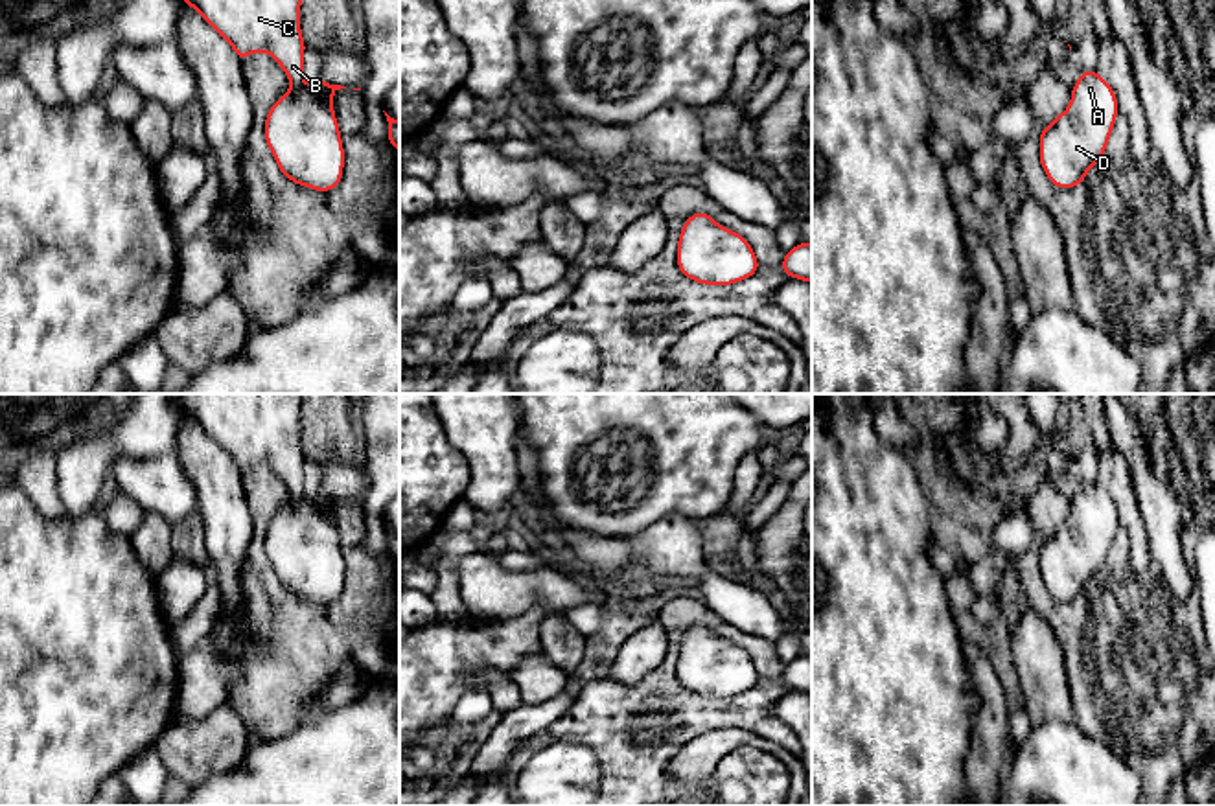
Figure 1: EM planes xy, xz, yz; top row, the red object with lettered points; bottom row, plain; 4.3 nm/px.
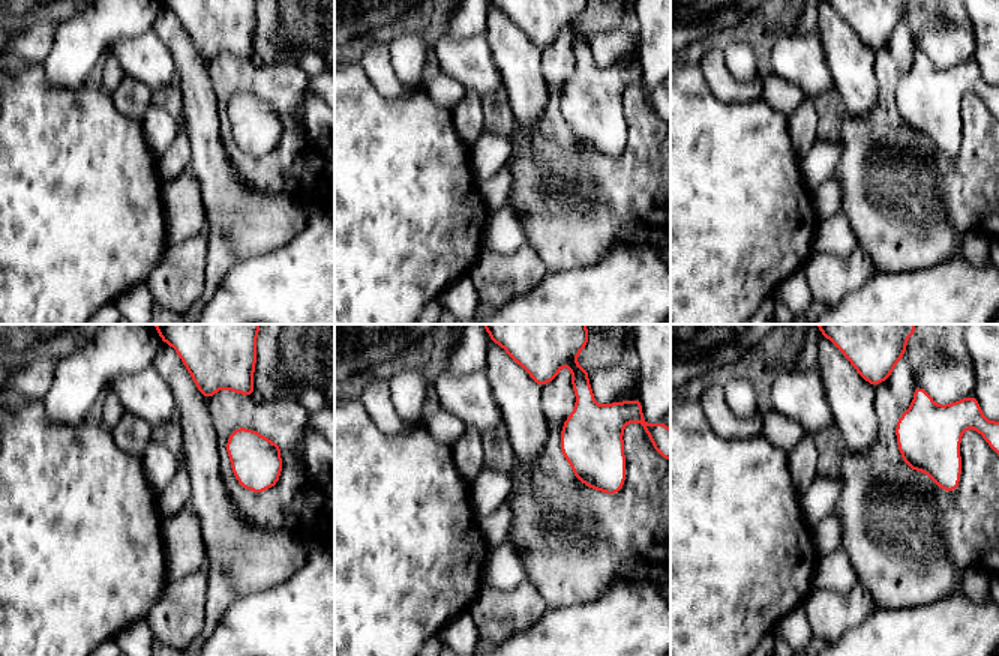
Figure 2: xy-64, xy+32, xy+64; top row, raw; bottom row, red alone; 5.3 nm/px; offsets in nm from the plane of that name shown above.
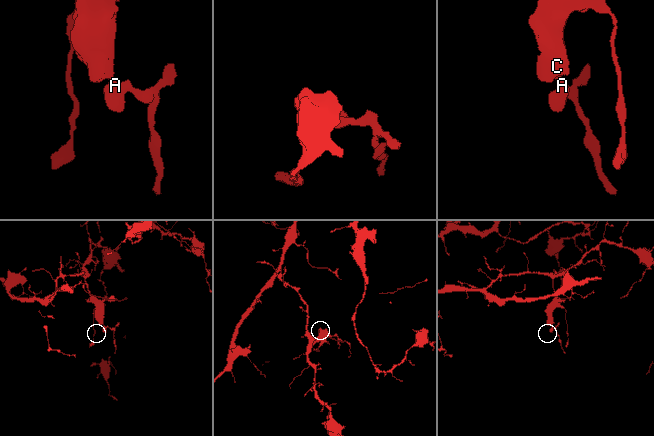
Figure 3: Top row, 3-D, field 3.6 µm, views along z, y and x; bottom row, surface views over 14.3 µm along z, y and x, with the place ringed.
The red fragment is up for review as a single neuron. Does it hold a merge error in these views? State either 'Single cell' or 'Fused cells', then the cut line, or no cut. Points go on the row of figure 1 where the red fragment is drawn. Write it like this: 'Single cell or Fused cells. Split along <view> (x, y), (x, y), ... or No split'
Single cell. No split

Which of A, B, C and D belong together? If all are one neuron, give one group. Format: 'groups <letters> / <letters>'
groups A B C D

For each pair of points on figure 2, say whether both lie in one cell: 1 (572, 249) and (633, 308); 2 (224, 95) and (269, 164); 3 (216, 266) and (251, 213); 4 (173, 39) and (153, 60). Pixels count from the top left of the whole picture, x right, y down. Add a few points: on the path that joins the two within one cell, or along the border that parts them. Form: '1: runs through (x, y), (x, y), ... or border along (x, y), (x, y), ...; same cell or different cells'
1: border along (617, 245), (593, 263), (554, 273); different cells
2: runs through (224, 117), (225, 134), (231, 147), (246, 162); same cell
3: runs through (224, 252), (239, 227); same cell
4: border along (152, 29), (171, 56), (176, 74); different cells

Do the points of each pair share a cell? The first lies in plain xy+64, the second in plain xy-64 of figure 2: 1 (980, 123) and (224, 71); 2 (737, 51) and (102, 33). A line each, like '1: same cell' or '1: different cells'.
1: same cell
2: same cell

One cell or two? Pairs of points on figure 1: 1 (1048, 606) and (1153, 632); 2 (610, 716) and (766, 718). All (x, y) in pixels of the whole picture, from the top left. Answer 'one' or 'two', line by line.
1: one
2: one

